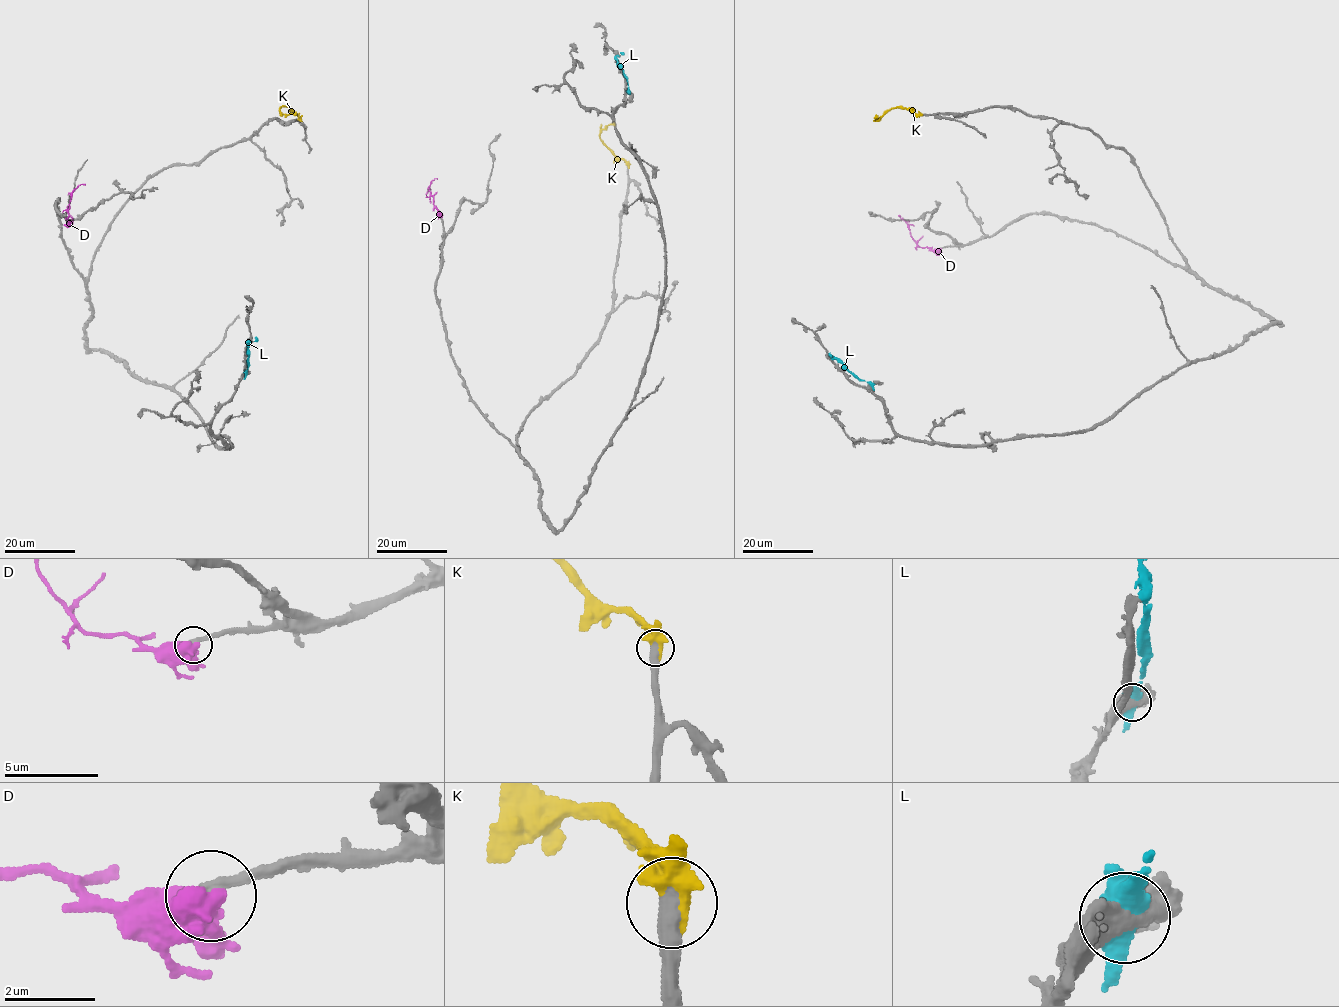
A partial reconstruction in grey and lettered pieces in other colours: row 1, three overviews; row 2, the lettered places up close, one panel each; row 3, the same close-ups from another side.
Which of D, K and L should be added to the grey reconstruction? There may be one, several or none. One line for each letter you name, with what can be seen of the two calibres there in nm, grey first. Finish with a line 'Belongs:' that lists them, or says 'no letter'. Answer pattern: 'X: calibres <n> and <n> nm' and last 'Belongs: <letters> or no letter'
K: calibres 440 and 750 nm
Belongs: K

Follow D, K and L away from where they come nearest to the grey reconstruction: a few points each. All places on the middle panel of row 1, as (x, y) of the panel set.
D: (440, 216), (428, 188), (437, 179)
K: (628, 165), (599, 136), (602, 129), (614, 123)
L: (628, 91), (627, 79), (617, 58), (622, 53)

